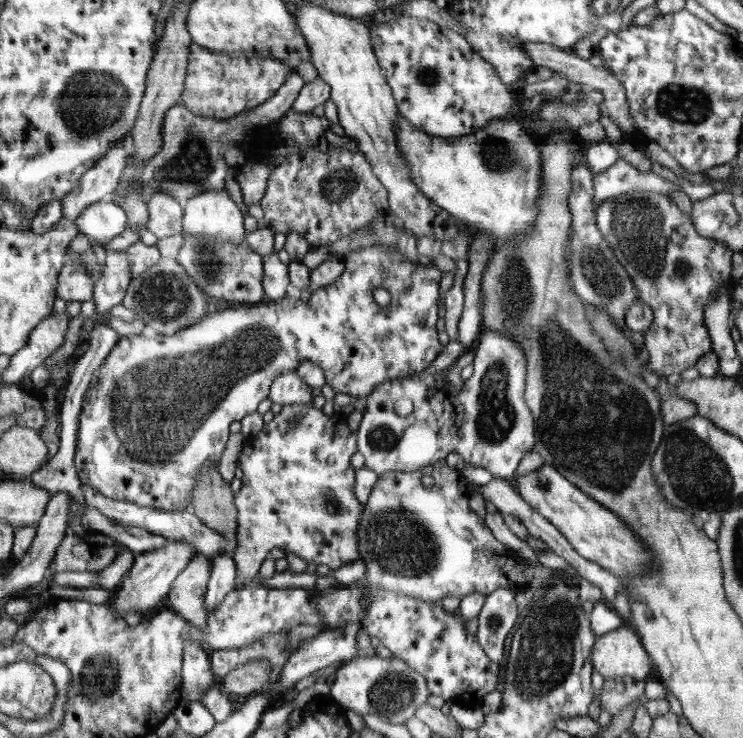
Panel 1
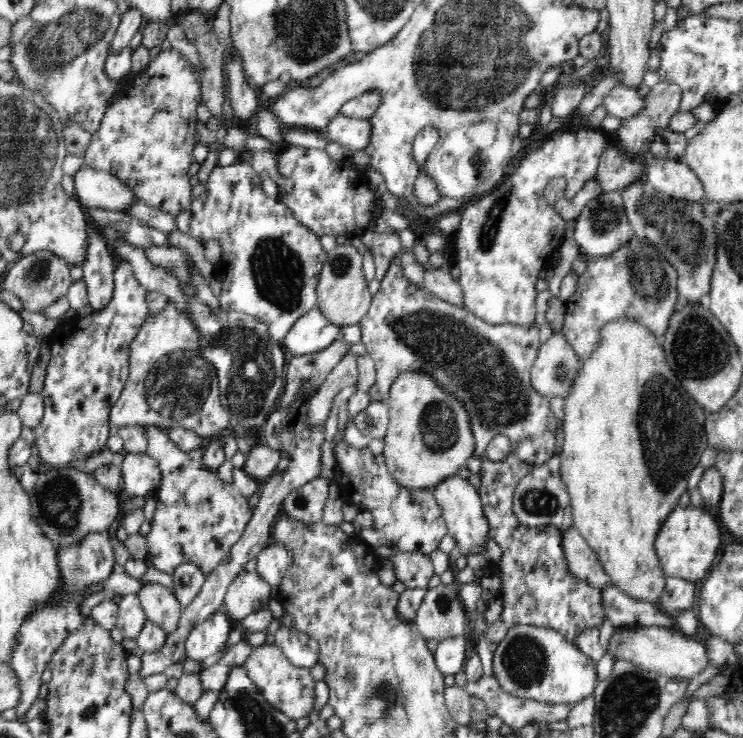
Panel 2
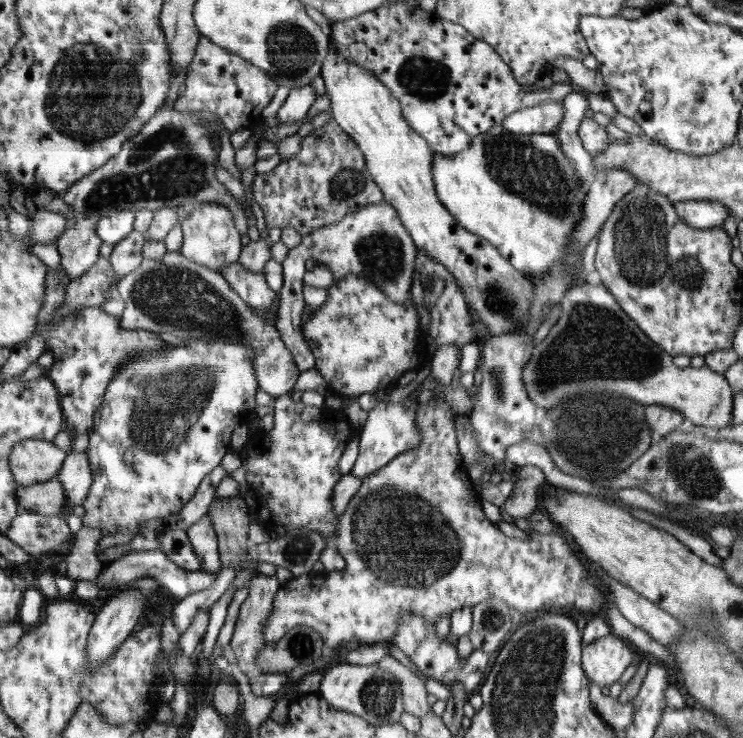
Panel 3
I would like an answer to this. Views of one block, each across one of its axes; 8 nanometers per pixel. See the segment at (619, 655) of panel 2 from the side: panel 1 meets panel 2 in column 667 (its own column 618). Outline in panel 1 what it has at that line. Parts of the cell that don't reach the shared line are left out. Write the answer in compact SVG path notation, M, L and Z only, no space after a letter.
M628 624L598 637L593 646L593 670L603 677L645 679L653 661L641 638Z

